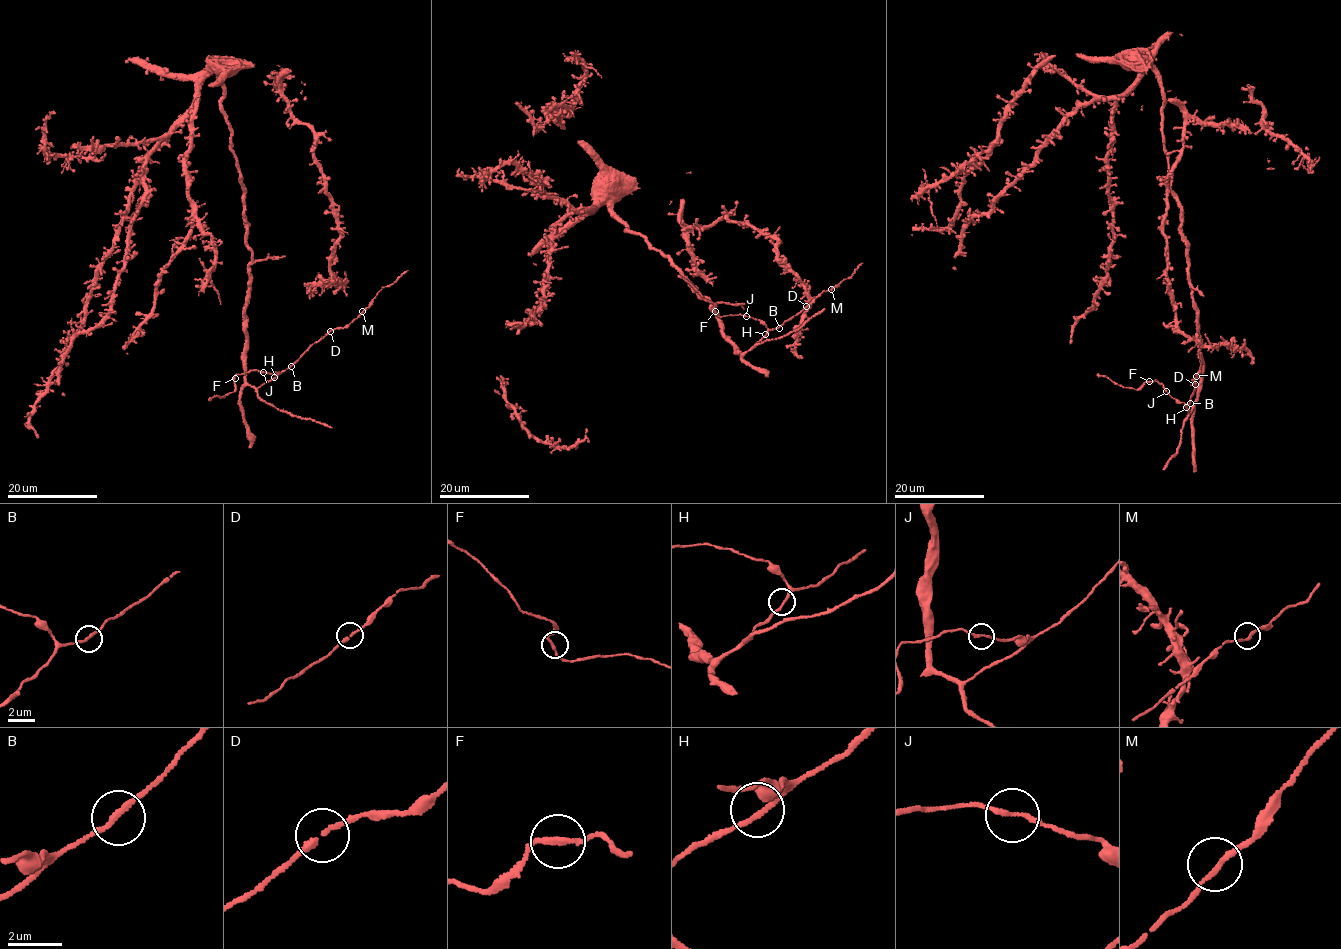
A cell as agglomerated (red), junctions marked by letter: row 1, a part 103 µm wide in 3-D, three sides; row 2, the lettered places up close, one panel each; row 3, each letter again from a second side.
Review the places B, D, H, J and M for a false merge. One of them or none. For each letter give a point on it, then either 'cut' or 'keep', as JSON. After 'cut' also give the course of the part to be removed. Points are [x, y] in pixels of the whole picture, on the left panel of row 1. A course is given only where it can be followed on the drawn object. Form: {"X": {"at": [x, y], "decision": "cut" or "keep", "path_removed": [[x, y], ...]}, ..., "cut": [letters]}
{"B": {"at": [291, 366], "decision": "keep"}, "D": {"at": [330, 331], "decision": "keep"}, "H": {"at": [274, 377], "decision": "keep"}, "J": {"at": [263, 372], "decision": "keep"}, "M": {"at": [362, 311], "decision": "keep"}, "cut": []}

